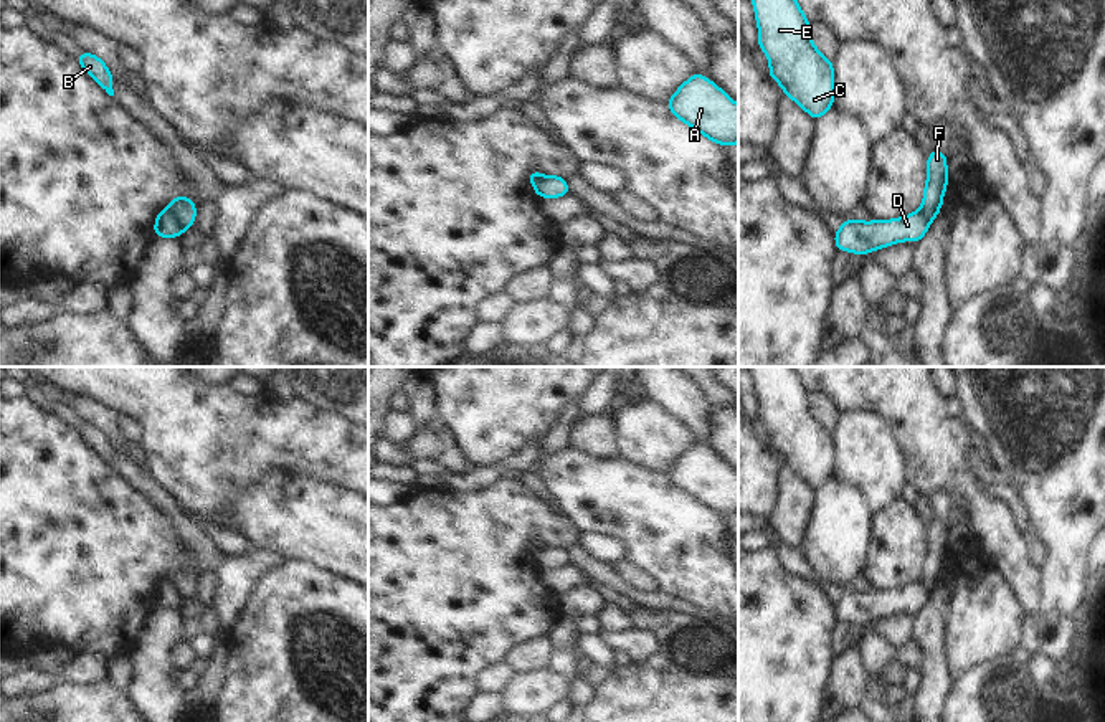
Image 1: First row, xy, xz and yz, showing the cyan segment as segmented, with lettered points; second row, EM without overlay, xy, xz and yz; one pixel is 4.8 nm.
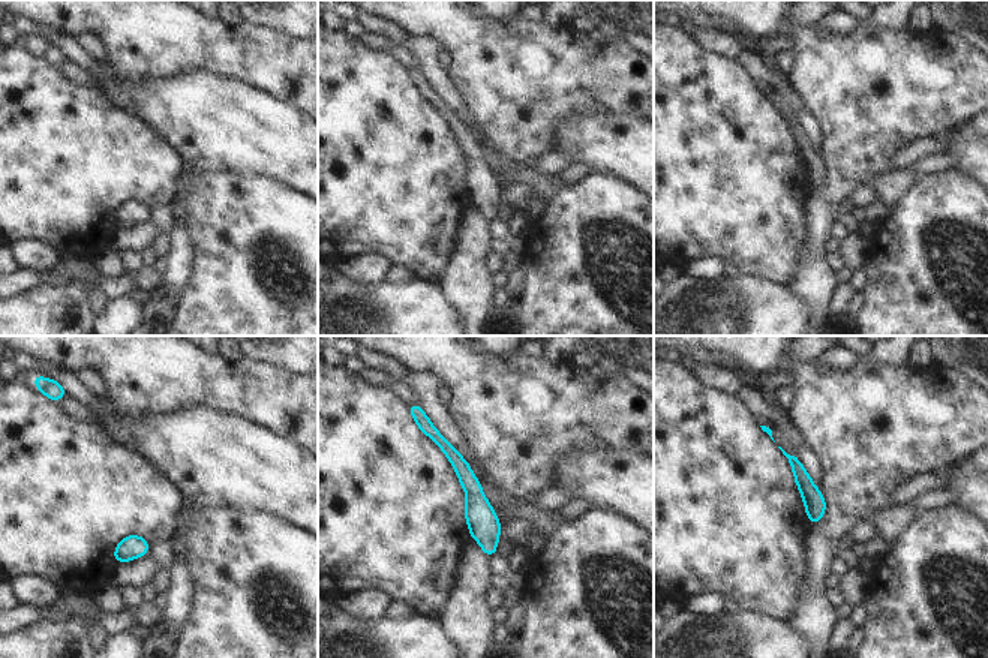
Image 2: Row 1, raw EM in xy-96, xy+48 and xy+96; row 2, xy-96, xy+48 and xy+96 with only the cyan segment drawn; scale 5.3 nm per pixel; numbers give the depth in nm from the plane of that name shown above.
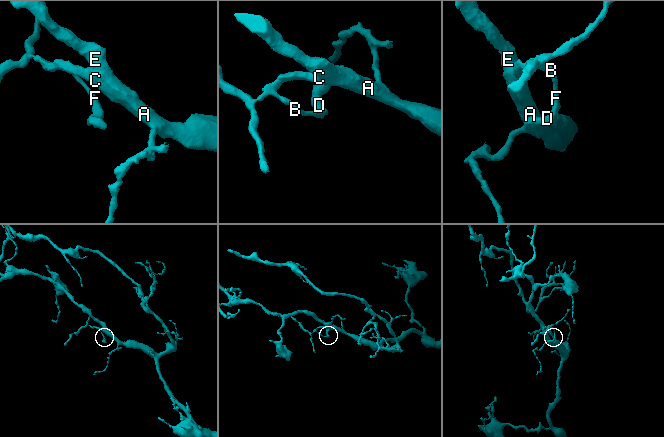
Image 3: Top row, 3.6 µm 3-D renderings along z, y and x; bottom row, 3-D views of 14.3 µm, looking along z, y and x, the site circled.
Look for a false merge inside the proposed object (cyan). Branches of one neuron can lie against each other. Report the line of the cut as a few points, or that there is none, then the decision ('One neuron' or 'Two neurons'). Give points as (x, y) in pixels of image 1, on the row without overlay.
Split along xy (165, 580), (175, 590), (180, 603). Two neurons.

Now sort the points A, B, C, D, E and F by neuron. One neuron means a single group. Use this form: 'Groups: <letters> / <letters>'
Groups: A B C E F / D.

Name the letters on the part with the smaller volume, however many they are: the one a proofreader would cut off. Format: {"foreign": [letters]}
{"foreign": ["D"]}

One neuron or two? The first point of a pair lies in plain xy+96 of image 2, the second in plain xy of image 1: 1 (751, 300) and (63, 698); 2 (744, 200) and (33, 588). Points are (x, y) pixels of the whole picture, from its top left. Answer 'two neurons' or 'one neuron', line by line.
1: one neuron
2: one neuron

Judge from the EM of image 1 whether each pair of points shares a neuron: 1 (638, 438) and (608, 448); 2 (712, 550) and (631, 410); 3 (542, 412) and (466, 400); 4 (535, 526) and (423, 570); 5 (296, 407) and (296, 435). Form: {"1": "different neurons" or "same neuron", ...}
{"1": "different neurons", "2": "different neurons", "3": "same neuron", "4": "same neuron", "5": "same neuron"}

